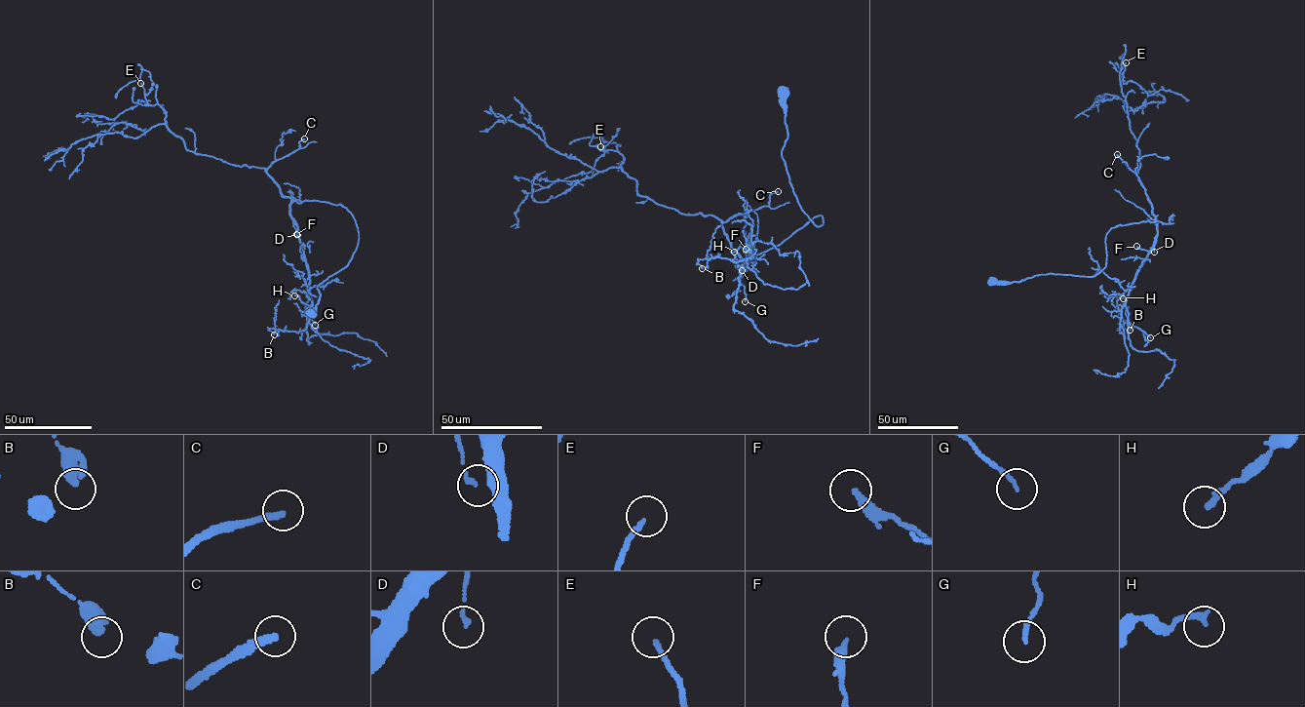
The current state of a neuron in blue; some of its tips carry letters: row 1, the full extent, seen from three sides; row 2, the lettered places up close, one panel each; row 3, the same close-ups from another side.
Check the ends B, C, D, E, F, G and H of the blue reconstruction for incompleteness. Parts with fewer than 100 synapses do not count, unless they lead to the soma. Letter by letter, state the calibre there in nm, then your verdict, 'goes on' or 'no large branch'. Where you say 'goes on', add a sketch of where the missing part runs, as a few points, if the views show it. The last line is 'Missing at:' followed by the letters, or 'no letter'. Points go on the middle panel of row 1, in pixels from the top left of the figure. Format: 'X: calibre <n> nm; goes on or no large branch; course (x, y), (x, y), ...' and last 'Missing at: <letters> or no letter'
B: calibre 380 nm; no large branch
C: calibre 240 nm; goes on
D: calibre 160 nm; no large branch
E: calibre 180 nm; no large branch
F: calibre 280 nm; no large branch
G: calibre 150 nm; no large branch
H: calibre 240 nm; no large branch
Missing at: C

